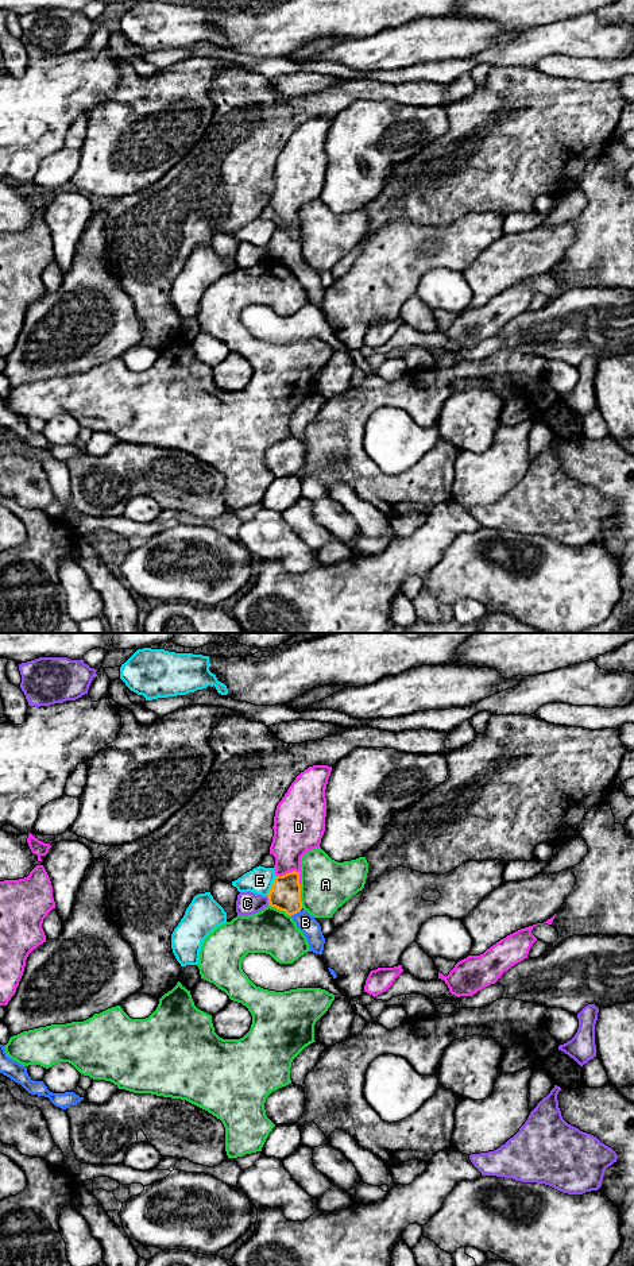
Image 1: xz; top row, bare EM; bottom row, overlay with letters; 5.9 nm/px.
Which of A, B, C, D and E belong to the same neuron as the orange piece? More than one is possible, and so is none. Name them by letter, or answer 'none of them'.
B

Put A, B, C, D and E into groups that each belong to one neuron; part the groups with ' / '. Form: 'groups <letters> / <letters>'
groups A / B / C / D / E

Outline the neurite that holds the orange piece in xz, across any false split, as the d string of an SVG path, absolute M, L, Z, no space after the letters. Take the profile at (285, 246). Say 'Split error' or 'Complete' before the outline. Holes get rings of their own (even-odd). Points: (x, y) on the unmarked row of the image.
Split error. M293 223L277 228L267 250L271 259L285 263L293 270L306 289L310 304L321 308L325 290L320 275L302 259L299 224Z

